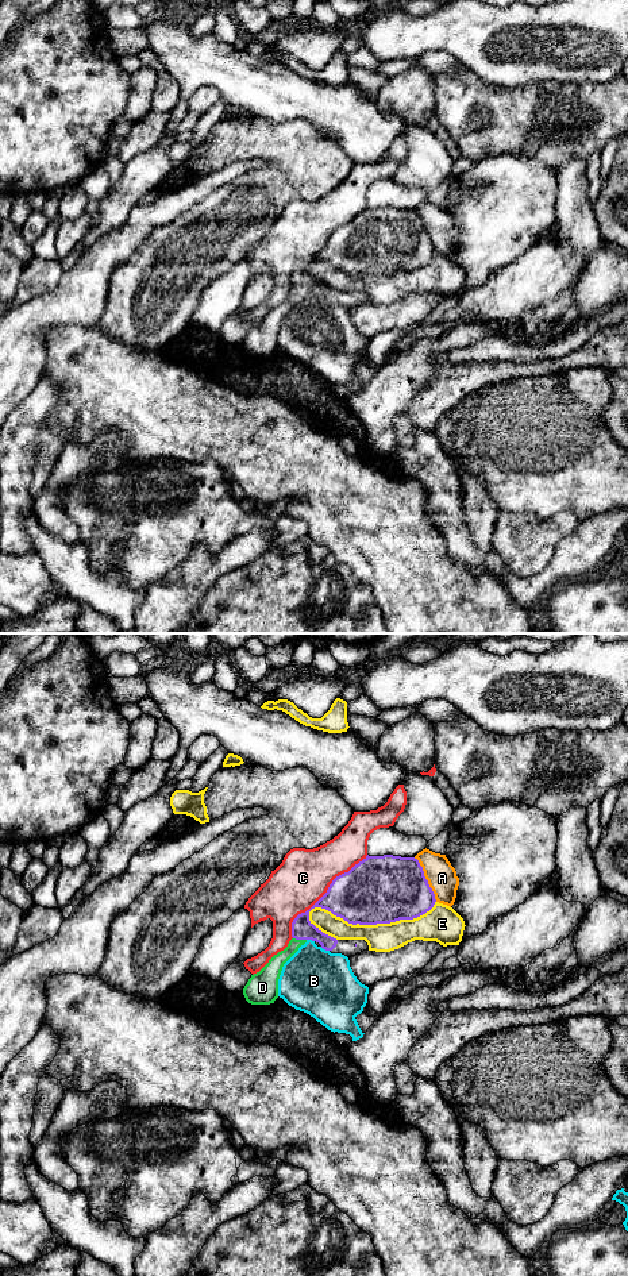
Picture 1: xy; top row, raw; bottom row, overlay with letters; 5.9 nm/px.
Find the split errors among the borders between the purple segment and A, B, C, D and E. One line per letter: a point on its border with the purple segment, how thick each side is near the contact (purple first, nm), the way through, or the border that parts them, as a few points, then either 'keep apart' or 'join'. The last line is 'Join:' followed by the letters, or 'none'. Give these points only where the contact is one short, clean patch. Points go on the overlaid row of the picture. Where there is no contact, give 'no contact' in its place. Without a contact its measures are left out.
A: xy (426, 879) | 400/180 nm | keep apart
B: xy (324, 948) | 130/380 nm | along xy (320, 947), (328, 951) | keep apart
C: xy (324, 894) | 360/320 nm | keep apart
D: xy (300, 939) | 130/100 nm | across xy (301, 928), (300, 939), (272, 970) | join
E: xy (369, 924) | 400/180 nm | keep apart
Join: D

